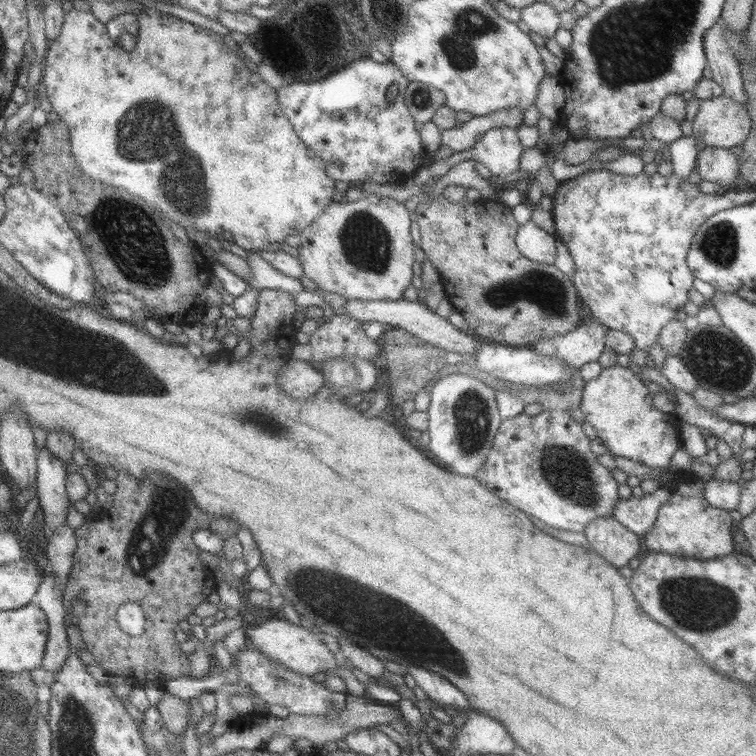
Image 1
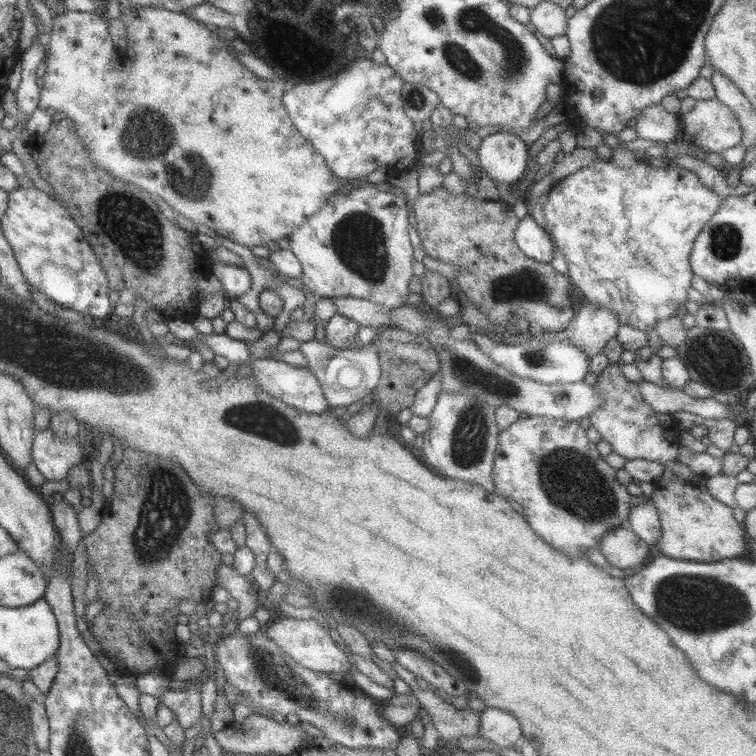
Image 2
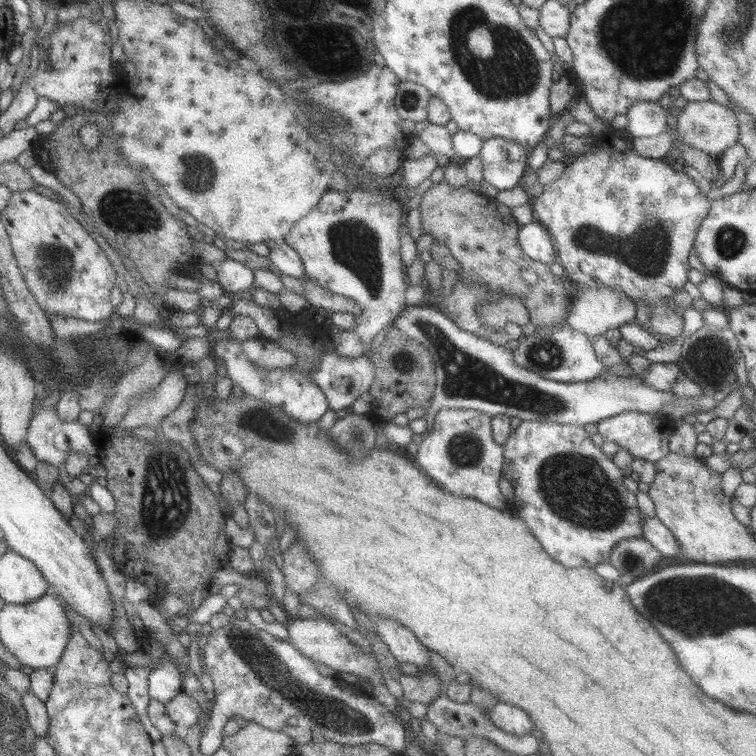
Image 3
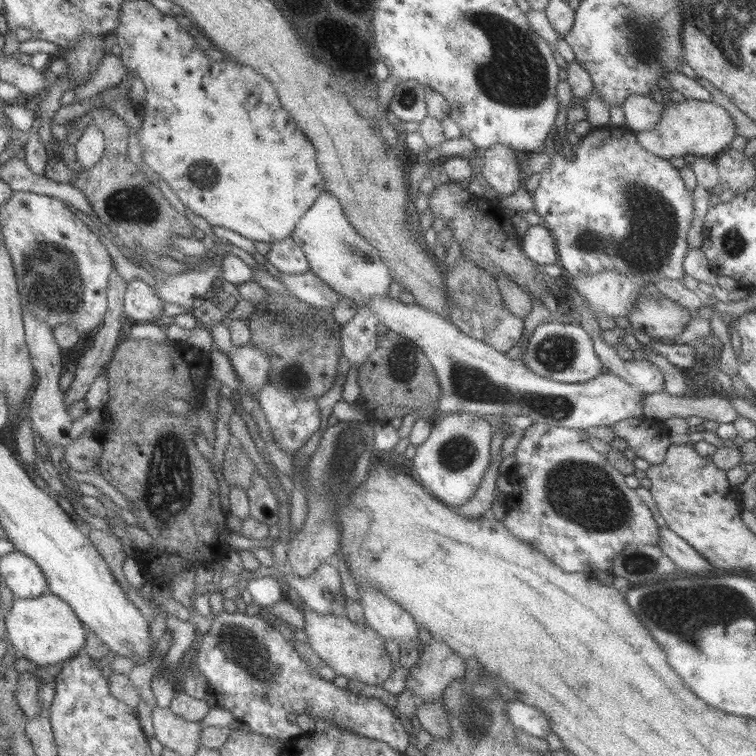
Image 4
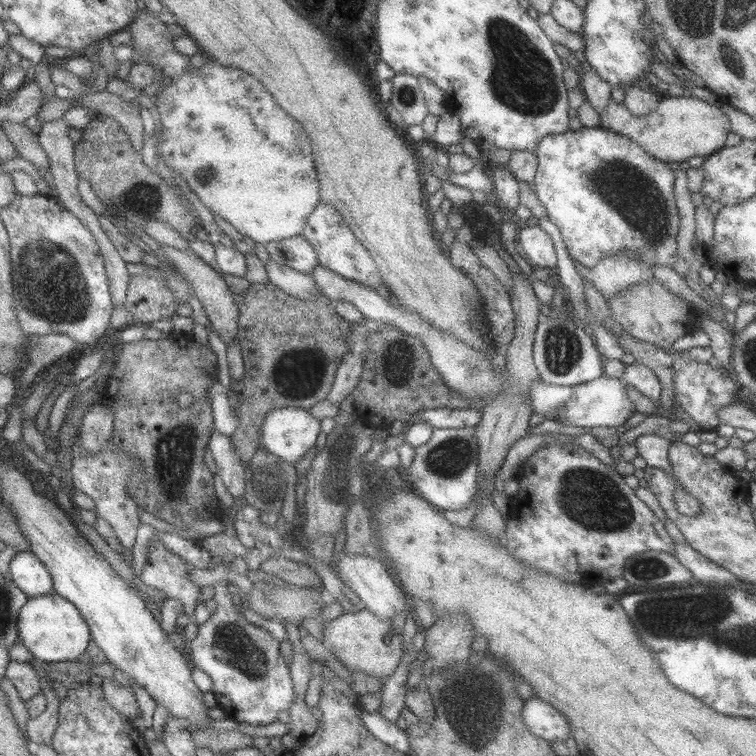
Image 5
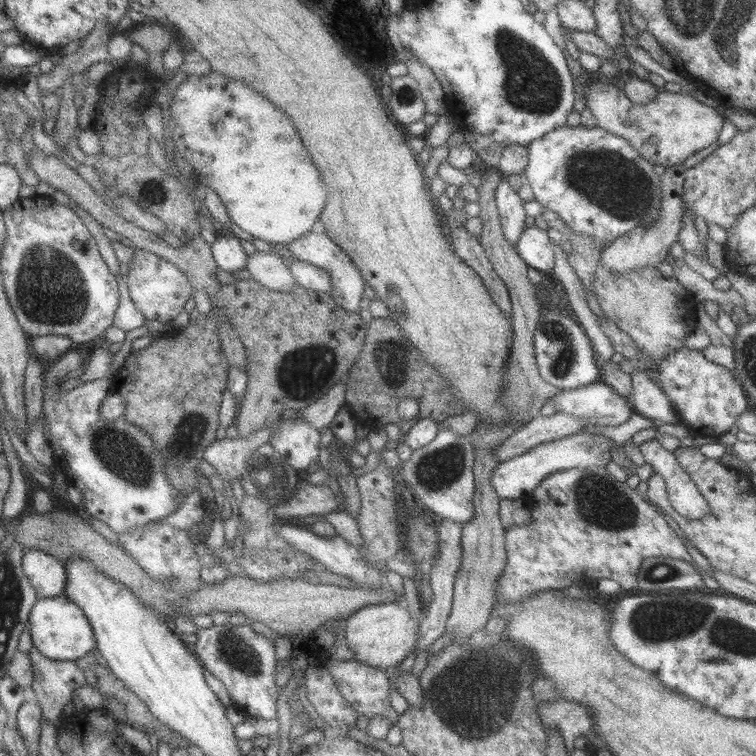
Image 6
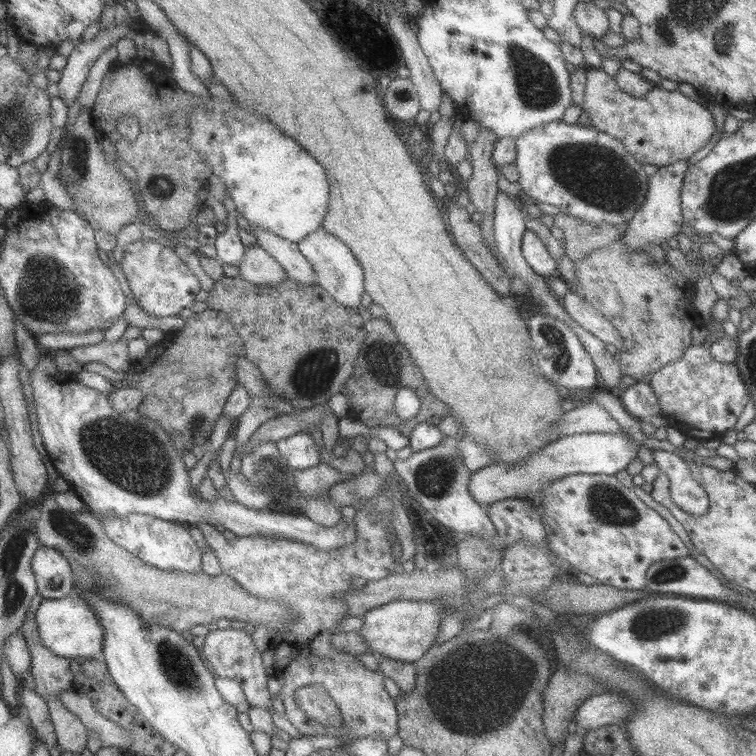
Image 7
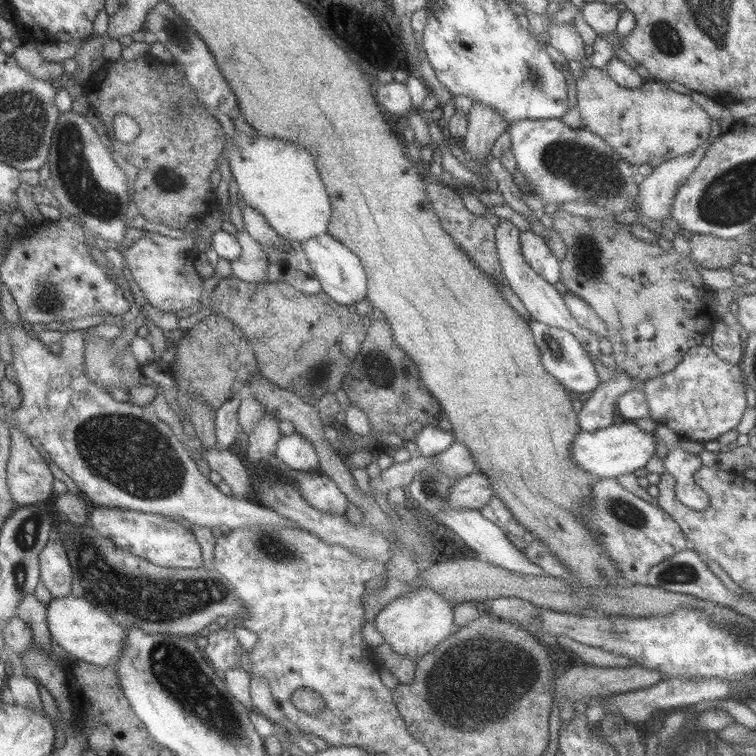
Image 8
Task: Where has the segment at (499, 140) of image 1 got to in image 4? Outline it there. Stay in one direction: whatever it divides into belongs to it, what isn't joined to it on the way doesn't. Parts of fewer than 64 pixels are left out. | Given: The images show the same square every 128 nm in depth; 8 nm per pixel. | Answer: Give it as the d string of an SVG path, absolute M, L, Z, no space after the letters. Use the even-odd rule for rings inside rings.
M493 144L481 150L481 176L498 196L511 195L523 185L520 165L516 162L512 148L505 144Z

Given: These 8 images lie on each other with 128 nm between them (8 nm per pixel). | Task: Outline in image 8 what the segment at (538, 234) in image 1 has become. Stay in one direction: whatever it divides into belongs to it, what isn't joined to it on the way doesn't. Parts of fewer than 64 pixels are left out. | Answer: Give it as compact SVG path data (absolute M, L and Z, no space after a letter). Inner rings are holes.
M525 230L519 234L519 242L522 258L537 275L552 285L560 280L560 262L540 236Z

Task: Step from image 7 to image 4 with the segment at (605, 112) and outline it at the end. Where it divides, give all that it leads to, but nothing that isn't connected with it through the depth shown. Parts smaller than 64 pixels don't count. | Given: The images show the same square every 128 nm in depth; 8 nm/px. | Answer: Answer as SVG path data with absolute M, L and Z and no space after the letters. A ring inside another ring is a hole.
M692 98L675 103L667 102L662 107L661 118L653 125L653 129L635 132L643 149L665 160L671 156L683 157L685 154L713 158L729 146L735 135L737 132L734 120L723 107Z

